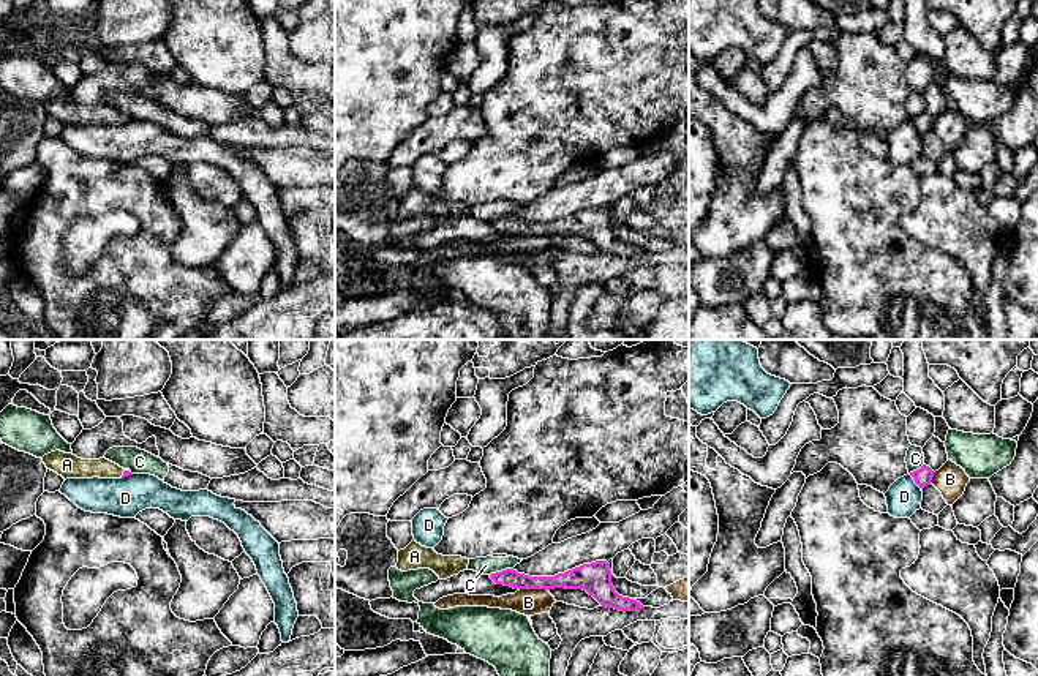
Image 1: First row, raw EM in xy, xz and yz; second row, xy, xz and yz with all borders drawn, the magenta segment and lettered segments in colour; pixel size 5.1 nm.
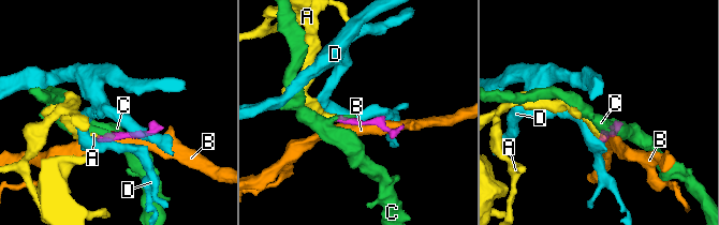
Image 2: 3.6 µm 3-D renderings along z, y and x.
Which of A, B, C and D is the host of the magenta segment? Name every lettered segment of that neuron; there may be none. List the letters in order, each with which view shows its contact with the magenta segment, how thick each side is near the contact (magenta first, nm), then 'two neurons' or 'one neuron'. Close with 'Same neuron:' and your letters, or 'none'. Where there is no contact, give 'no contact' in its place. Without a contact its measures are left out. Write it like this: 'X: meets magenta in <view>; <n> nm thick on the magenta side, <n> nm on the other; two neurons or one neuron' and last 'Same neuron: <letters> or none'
A: meets magenta in xy; 30 nm thick on the magenta side, 110 nm on the other; one neuron
B: meets magenta in xz; 120 nm thick on the magenta side, 140 nm on the other; two neurons
C: meets magenta in xz; 90 nm thick on the magenta side, 90 nm on the other; two neurons
D: meets magenta in yz; 90 nm thick on the magenta side, 180 nm on the other; two neurons
Same neuron: A

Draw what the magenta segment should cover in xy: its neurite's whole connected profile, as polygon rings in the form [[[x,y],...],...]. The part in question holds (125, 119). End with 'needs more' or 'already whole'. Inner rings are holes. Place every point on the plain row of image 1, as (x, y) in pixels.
[[[60,96],[51,98],[44,101],[43,109],[46,111],[47,115],[57,118],[62,122],[65,126],[66,125],[123,125],[131,122],[130,117],[125,117],[118,111],[100,104],[100,106],[82,106],[77,104],[73,100],[65,100]]]; needs more

